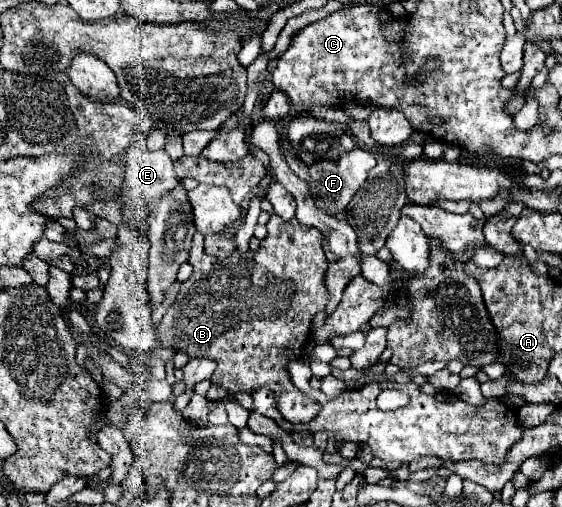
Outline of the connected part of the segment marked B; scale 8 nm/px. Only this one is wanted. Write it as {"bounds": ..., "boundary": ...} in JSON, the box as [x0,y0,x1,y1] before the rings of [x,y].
{"bounds":[156,213,328,423],"boundary":[[[272,213],[266,229],[268,235],[264,241],[260,241],[258,251],[248,249],[240,253],[236,249],[224,259],[206,255],[202,249],[204,235],[196,233],[188,257],[194,273],[180,285],[174,303],[156,325],[156,335],[160,345],[172,347],[176,353],[184,353],[190,359],[210,357],[216,361],[218,367],[212,375],[212,385],[226,389],[230,397],[236,397],[240,391],[252,395],[260,387],[268,387],[278,395],[278,409],[282,417],[291,423],[304,423],[318,413],[318,402],[296,391],[290,381],[288,365],[304,355],[304,345],[308,345],[312,331],[312,317],[316,311],[326,307],[328,297],[324,293],[324,269],[328,267],[328,261],[322,249],[322,233],[316,227],[300,225],[296,217],[284,221]]]}

